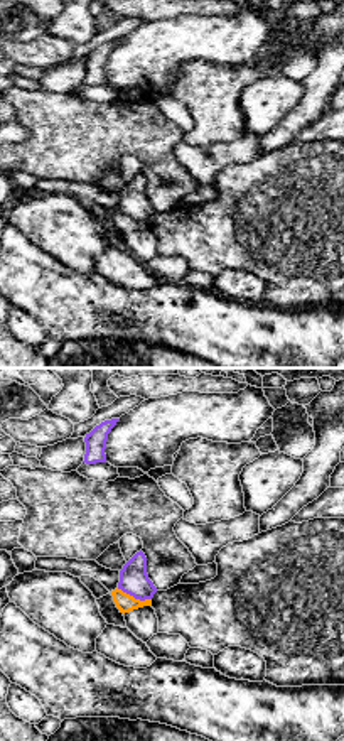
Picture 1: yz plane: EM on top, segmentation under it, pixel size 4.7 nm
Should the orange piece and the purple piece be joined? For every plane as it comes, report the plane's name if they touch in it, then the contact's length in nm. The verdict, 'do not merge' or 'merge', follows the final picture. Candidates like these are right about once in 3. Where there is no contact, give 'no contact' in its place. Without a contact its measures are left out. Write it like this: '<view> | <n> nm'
yz | 180 nm

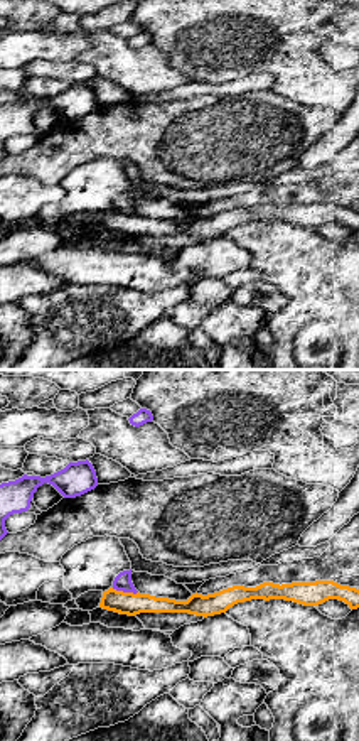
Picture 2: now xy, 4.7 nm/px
xy | 130 nm

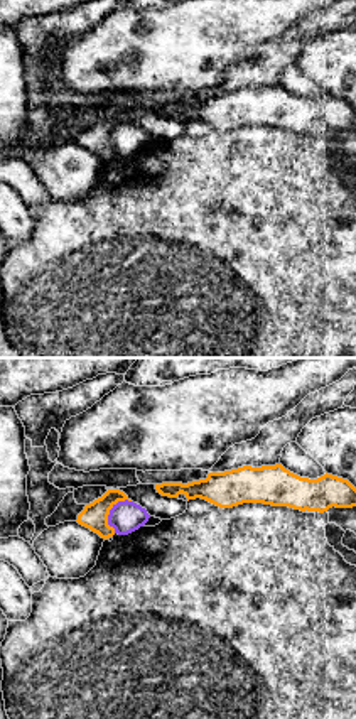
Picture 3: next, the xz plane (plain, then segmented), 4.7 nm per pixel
xz | 180 nm

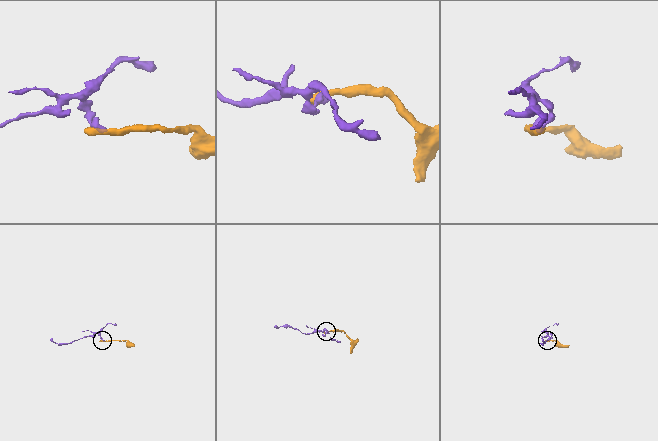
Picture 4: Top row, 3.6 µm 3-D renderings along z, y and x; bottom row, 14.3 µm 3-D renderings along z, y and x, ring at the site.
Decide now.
do not merge

